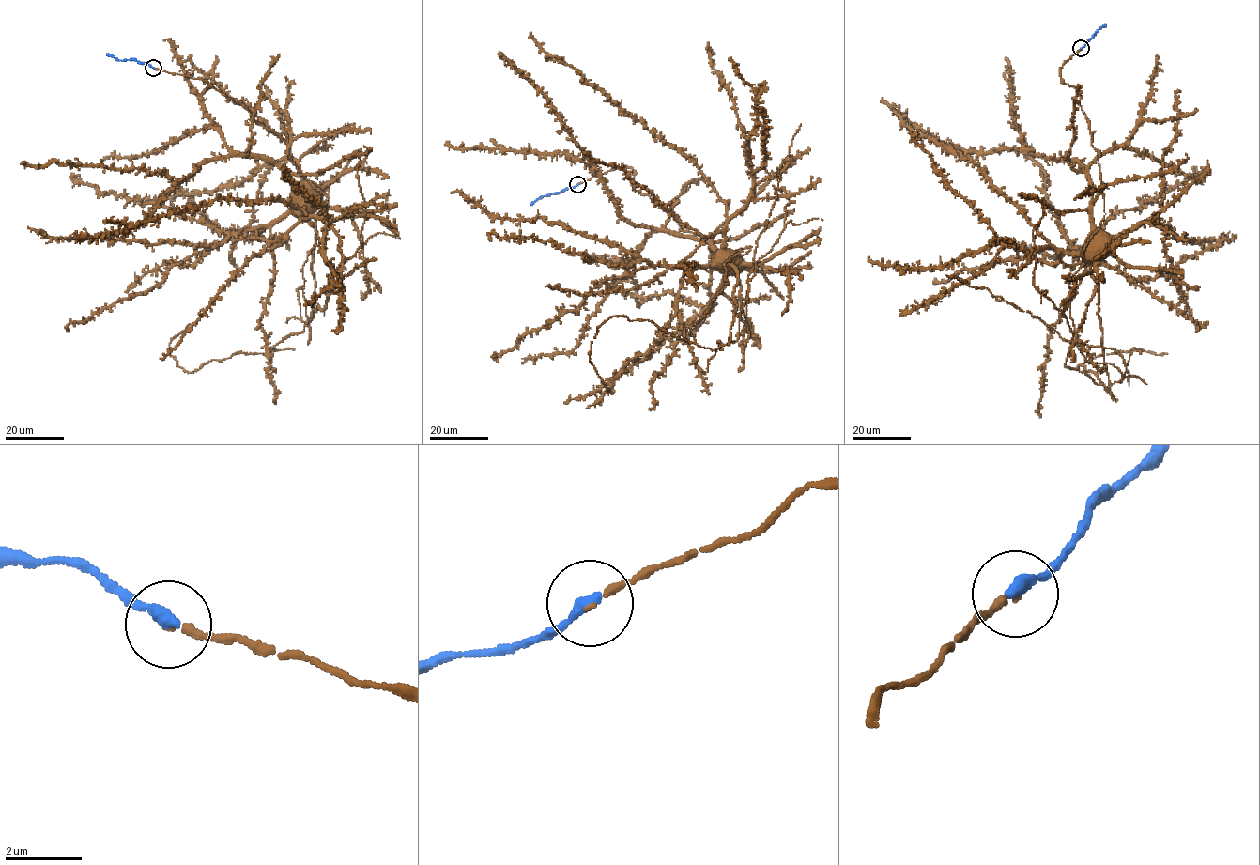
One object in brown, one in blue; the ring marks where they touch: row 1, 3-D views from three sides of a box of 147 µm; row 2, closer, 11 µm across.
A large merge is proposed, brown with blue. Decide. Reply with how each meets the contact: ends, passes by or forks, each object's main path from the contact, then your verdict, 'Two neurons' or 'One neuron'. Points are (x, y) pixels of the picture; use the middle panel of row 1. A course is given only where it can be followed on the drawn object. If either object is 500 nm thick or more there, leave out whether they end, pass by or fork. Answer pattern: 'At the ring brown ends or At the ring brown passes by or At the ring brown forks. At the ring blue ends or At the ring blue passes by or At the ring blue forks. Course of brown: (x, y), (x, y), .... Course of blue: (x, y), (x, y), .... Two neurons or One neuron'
At the ring brown ends. At the ring blue ends. Course of brown: (577, 185), (611, 169), (631, 168), (634, 190), (649, 194), (683, 230), (700, 235), (714, 253), (723, 253). Course of blue: (577, 184), (538, 198), (530, 205). One neuron

